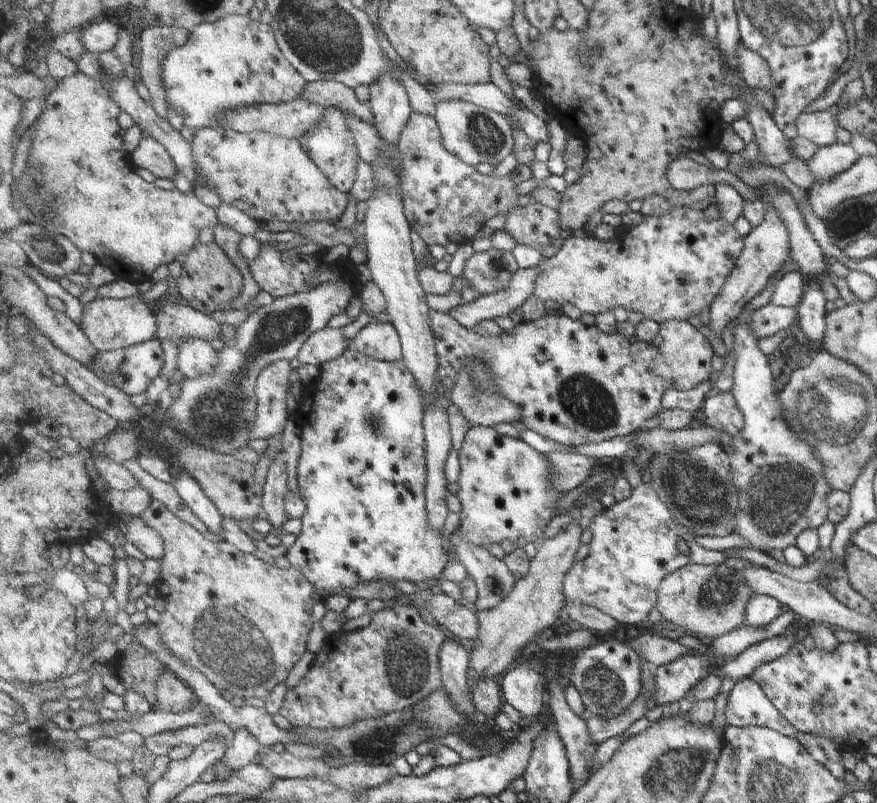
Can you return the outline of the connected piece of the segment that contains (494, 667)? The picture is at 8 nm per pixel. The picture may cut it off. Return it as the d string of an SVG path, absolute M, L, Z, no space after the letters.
M579 518L573 520L569 526L565 526L557 536L544 539L539 543L537 556L534 556L531 569L525 578L516 581L516 589L509 594L501 606L493 610L477 610L479 618L479 636L475 640L475 647L471 653L471 665L469 666L469 690L471 698L474 698L475 686L484 678L495 678L499 674L505 674L509 666L515 662L521 648L525 648L539 632L545 628L555 629L563 616L565 594L563 586L567 573L573 568L577 552L581 548L581 530Z

